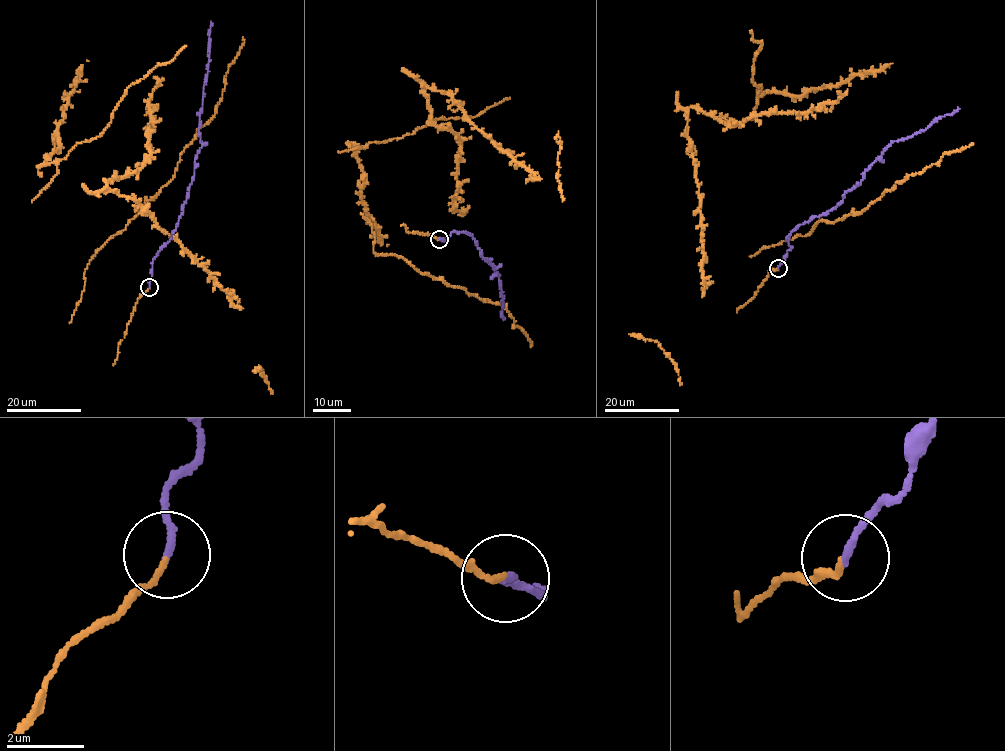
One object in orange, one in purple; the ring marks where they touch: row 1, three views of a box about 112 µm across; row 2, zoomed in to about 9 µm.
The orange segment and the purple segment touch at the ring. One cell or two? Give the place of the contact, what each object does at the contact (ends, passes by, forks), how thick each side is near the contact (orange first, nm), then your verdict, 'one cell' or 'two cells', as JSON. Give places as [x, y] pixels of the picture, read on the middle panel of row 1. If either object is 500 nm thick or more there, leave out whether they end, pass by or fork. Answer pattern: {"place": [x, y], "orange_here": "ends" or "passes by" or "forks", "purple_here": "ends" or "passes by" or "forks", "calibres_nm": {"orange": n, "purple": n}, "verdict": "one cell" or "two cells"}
{"place": [439, 239], "orange_here": "ends", "purple_here": "ends", "calibres_nm": {"orange": 120, "purple": 190}, "verdict": "one cell"}

